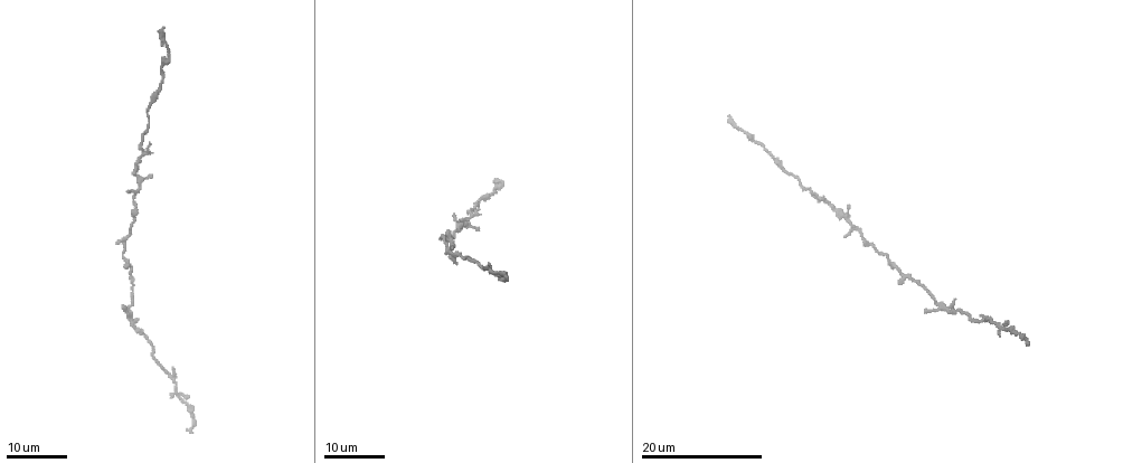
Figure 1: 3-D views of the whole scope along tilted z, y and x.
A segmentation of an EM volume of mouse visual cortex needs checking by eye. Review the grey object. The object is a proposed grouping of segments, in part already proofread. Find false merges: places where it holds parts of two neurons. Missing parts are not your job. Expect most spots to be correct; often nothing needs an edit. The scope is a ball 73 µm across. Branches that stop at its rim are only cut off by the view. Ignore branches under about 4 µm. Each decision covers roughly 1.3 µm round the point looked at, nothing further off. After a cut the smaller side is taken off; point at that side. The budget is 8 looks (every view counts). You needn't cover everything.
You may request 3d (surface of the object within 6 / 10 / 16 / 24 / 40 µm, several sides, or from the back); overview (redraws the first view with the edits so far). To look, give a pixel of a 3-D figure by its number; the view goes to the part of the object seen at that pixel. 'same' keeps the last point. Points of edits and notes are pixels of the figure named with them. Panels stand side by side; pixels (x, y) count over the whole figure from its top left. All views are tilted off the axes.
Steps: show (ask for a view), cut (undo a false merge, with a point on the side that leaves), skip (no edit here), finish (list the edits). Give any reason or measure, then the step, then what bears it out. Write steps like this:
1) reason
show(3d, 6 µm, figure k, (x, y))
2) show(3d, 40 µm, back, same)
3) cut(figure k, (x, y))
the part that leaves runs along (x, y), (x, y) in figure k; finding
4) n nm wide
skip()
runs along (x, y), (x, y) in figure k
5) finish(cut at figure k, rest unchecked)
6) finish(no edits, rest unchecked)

thin arm on a thick one
show(3d, 24 µm, figure 1, (746, 134))

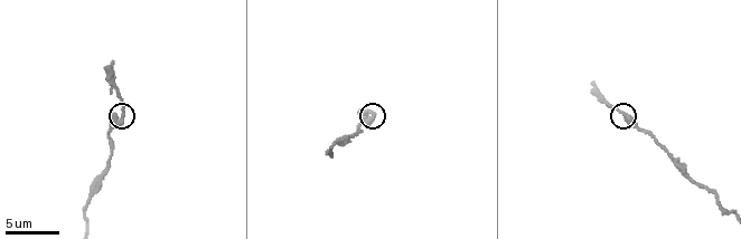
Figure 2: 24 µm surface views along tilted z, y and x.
show(3d, 10 µm, figure 2, (123, 118))

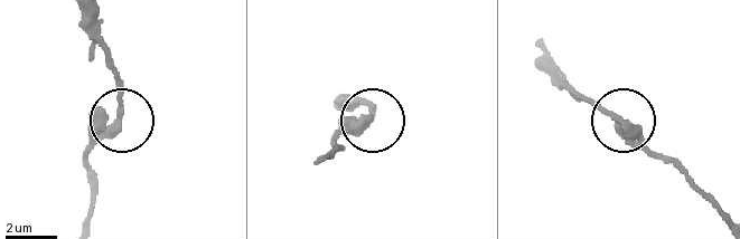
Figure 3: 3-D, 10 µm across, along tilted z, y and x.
skip()
runs along (83, 222), (93, 196), (87, 156), (122, 113), (114, 64) in figure 3; all the same neuron

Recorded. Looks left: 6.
three arms meet
show(3d, 24 µm, figure 1, (893, 264))

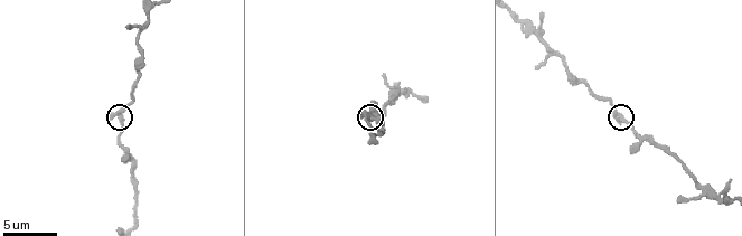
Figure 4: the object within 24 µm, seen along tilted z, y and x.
show(3d, 6 µm, figure 4, (123, 121))

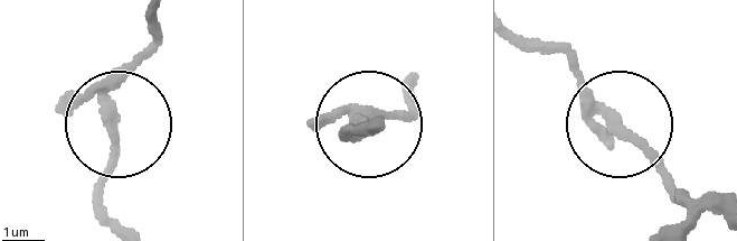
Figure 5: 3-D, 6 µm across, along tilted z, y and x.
show(3d, 6 µm, back, figure 5, (621, 128))

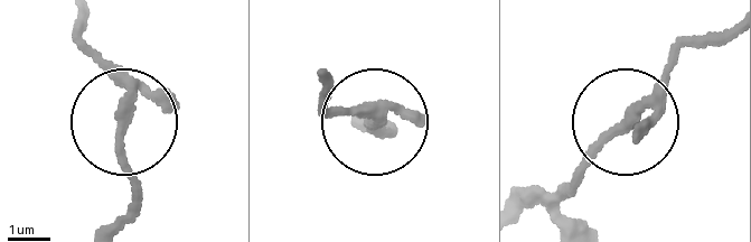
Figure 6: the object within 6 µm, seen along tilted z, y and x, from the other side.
200 nm wide
skip()
runs along (686, 42), (656, 95), (563, 197) in figure 6; continuous, no second neuron

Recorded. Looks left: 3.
arms run side by side
show(3d, 24 µm, figure 1, (141, 155))

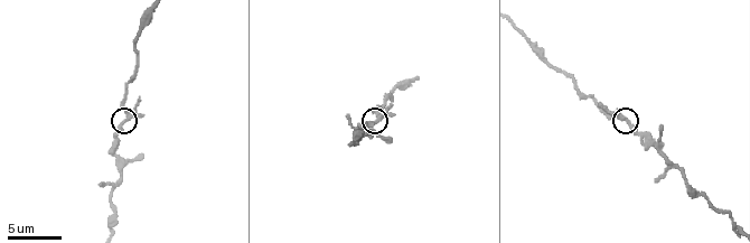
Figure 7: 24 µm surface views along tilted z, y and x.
show(3d, 6 µm, figure 7, (123, 121))

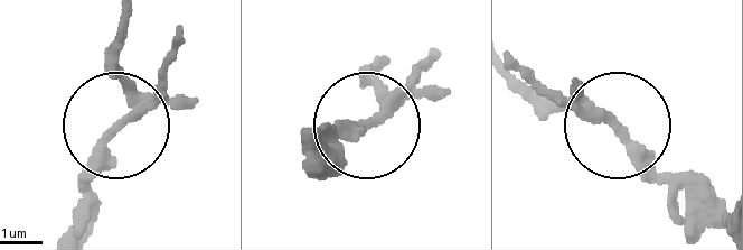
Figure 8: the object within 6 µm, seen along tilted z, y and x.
3 arms
skip()
runs along (721, 220), (668, 191), (612, 127), (520, 92) in figure 8; one neuron here

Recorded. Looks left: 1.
finish(no edits, rest unchecked)

